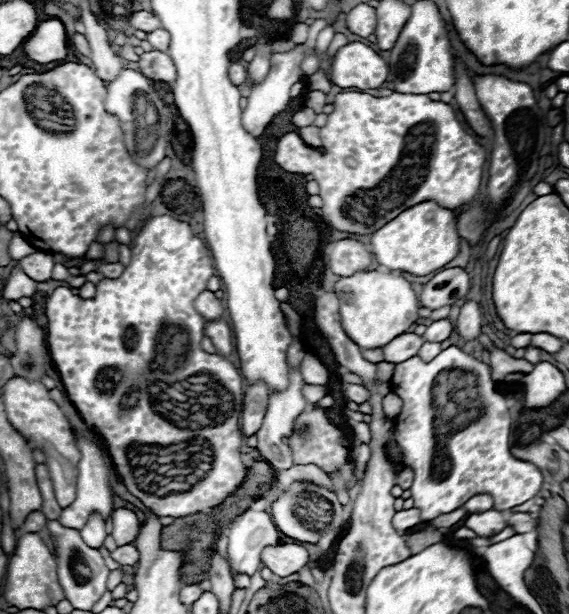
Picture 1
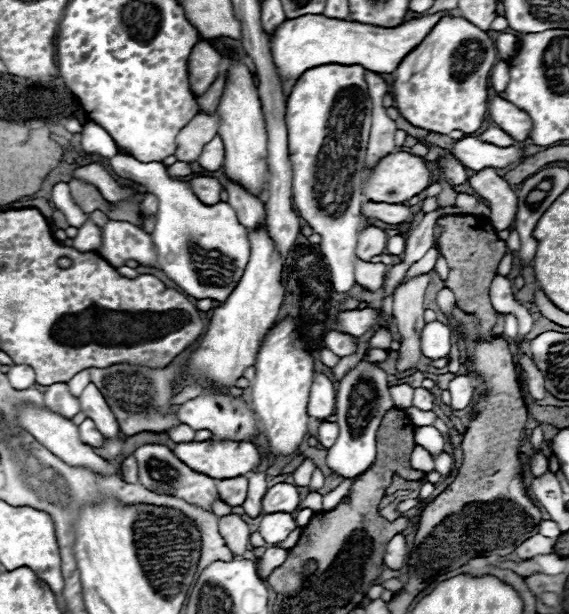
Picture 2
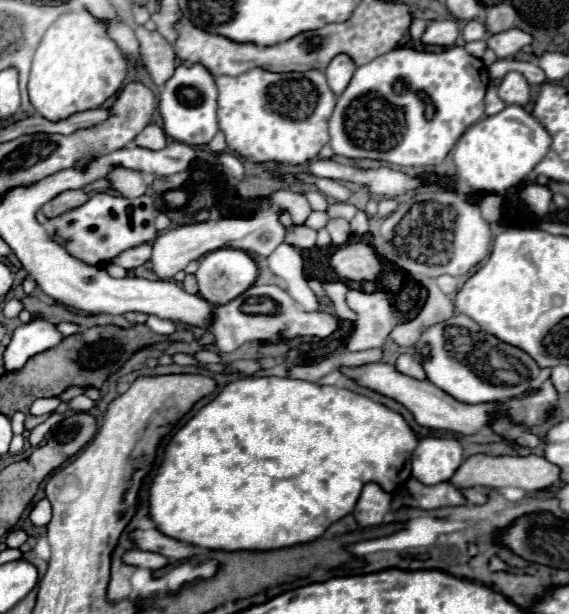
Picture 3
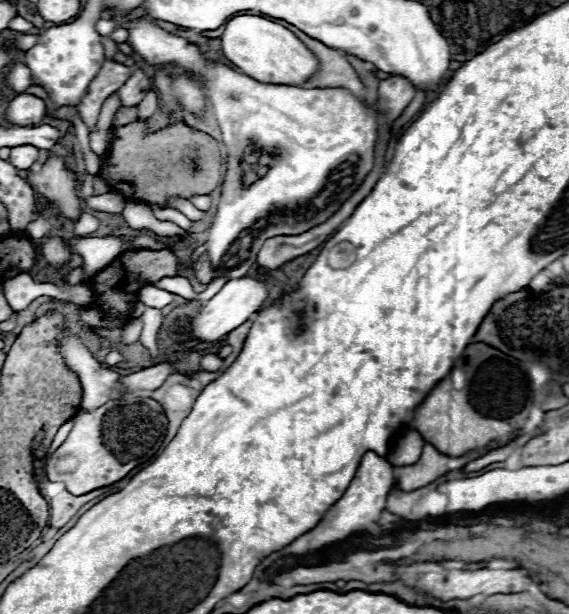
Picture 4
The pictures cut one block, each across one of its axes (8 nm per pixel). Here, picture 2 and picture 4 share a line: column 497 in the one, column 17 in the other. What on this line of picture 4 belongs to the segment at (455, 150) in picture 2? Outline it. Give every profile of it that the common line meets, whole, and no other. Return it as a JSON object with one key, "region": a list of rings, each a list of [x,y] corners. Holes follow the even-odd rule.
{"region":[[[14,146],[10,152],[10,162],[18,168],[18,170],[28,170],[34,162],[38,160],[38,148],[34,146]]]}

